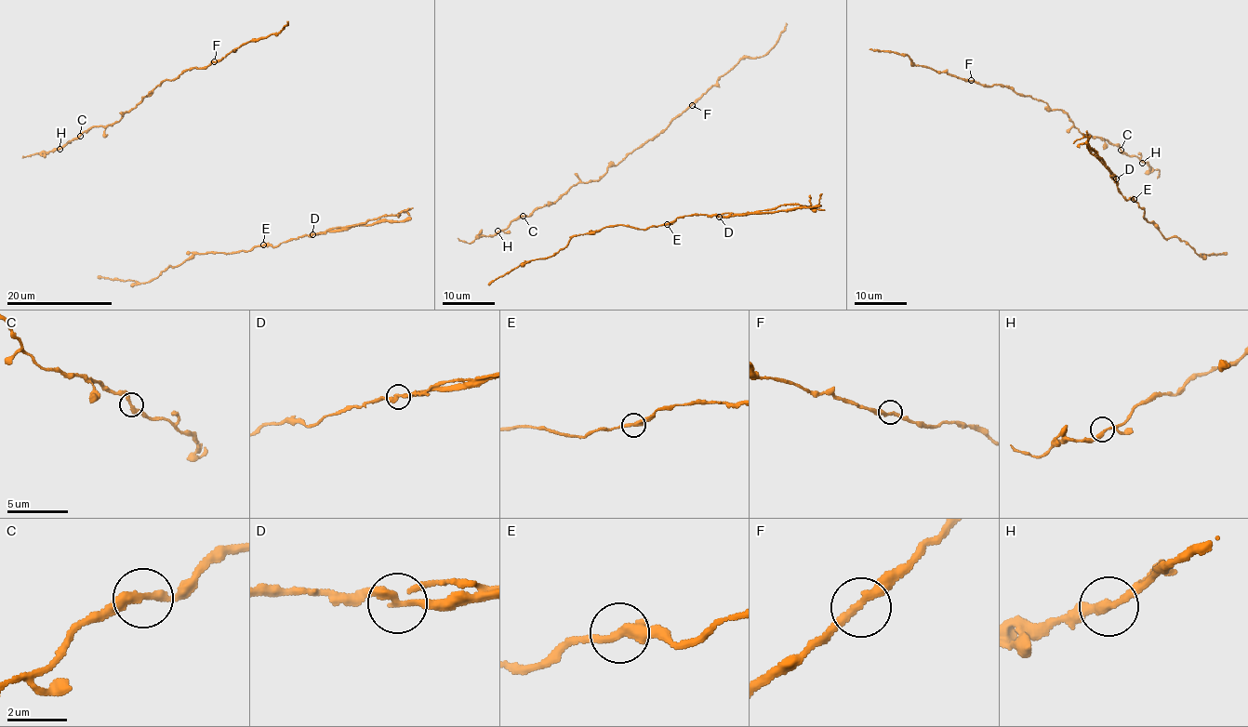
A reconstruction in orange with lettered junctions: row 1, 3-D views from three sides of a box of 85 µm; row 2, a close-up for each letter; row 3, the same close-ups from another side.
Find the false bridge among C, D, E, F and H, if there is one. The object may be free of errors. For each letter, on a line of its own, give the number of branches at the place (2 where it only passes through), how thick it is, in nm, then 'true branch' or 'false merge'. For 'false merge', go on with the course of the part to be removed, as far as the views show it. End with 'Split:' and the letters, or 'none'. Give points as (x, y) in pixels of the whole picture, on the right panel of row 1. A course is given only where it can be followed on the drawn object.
C: 2 | 300 nm | true branch
D: 2 | 280 nm | false merge | (1116, 179), (1084, 142)
E: 2 | 320 nm | true branch
F: 2 | 280 nm | true branch
H: 2 | 260 nm | true branch
Split: D

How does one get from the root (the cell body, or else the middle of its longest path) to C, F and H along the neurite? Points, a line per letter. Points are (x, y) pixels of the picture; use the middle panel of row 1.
C: (480, 232), (496, 235), (523, 216)
F: (480, 232), (496, 235), (514, 219), (554, 204), (579, 182), (598, 179), (609, 167), (662, 133), (692, 105)
H: (480, 232), (493, 235), (497, 231)

